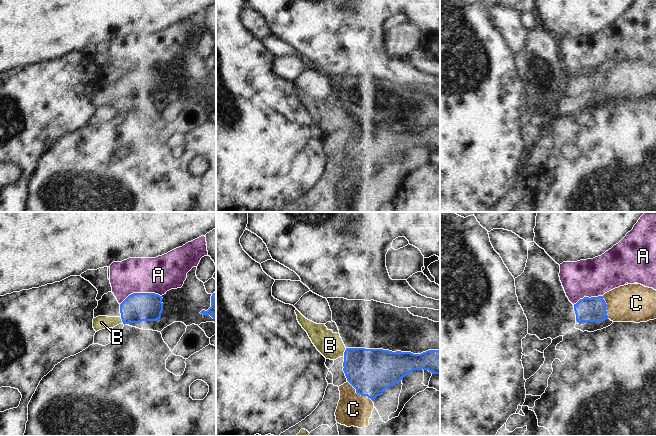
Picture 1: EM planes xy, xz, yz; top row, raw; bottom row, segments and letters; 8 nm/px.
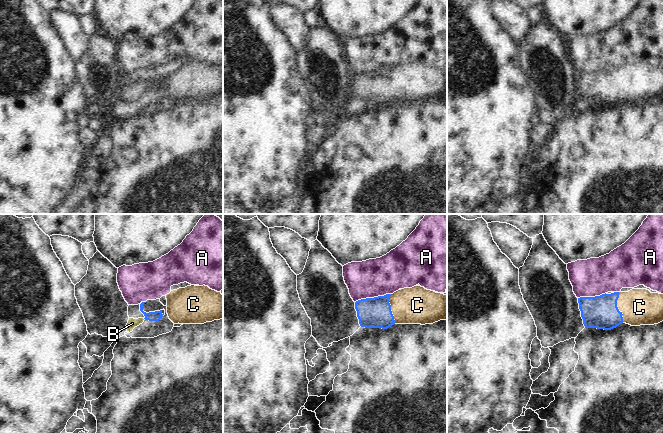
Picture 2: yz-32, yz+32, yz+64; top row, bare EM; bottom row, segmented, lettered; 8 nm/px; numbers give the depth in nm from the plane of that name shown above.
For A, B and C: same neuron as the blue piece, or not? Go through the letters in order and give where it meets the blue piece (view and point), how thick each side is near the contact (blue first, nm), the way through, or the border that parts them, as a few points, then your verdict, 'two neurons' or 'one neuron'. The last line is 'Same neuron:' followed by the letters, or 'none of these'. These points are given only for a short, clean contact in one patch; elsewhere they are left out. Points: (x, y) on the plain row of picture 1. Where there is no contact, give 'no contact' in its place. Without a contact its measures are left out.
A: contact xy (140, 69); calibres 240 and 300 nm; two neurons
B: contact xz (344, 128); calibres 360 and 200 nm; way xz (368, 146), (350, 130), (344, 128), (330, 121); one neuron
C: contact xz (358, 169); calibres 360 and 260 nm; way xz (370, 147), (358, 169), (356, 181), (353, 185); one neuron
Same neuron: B, C

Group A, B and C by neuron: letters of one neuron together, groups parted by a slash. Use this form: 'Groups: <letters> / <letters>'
Groups: A / B C

